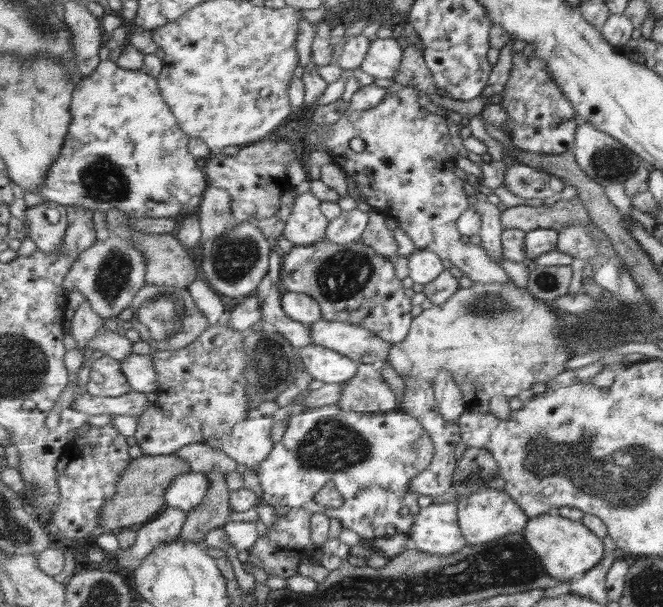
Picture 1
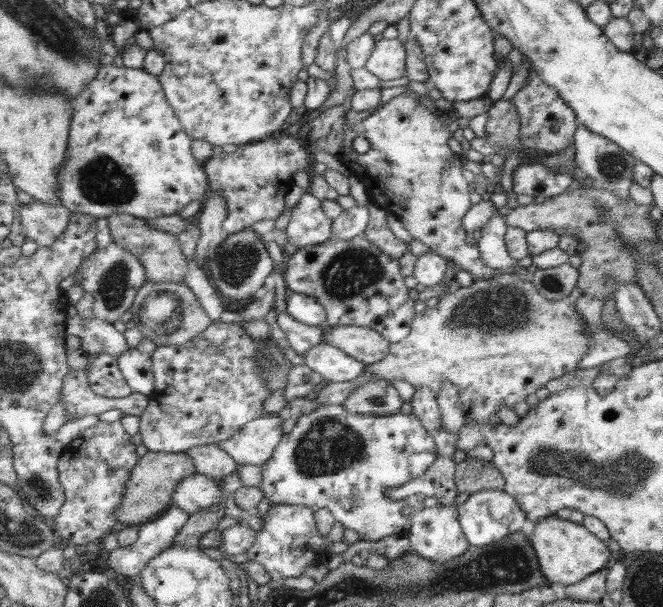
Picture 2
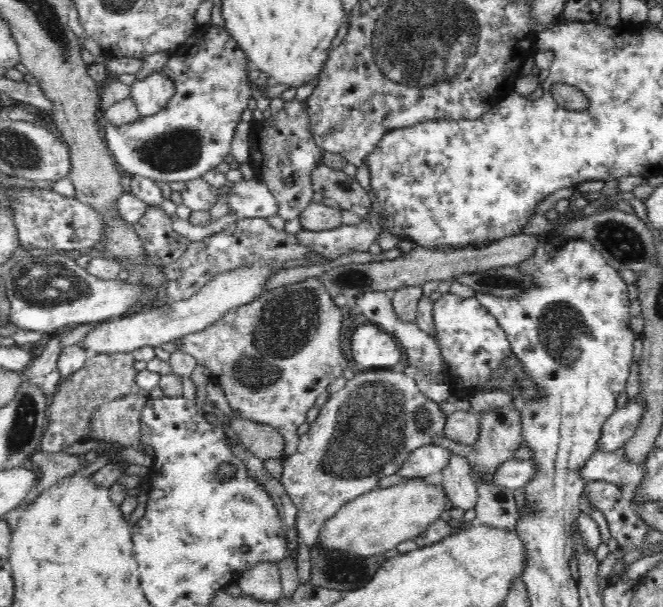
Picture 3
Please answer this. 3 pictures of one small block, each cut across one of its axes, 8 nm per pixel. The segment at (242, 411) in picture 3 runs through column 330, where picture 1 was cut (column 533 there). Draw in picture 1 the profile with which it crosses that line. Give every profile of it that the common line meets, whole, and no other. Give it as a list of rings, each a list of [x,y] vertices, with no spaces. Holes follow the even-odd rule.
[[[513,282],[509,284],[473,284],[471,288],[459,288],[443,306],[433,306],[429,310],[423,310],[421,316],[413,320],[411,334],[407,340],[393,344],[393,350],[389,354],[391,368],[405,378],[417,378],[431,382],[435,386],[441,372],[451,372],[455,384],[463,390],[467,400],[467,410],[473,412],[485,412],[489,410],[489,400],[497,394],[505,396],[507,400],[517,396],[523,390],[531,390],[533,384],[547,384],[557,374],[565,372],[563,364],[569,360],[569,348],[563,338],[563,324],[557,320],[555,314],[559,310],[549,308],[543,304],[543,300],[535,298],[531,294],[531,288],[525,286],[525,290],[517,288]]]

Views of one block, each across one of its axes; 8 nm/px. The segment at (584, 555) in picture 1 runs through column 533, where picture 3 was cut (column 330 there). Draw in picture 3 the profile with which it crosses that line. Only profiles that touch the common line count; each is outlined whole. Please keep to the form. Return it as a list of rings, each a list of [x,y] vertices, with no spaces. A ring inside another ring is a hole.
[[[422,480],[384,490],[376,488],[364,496],[350,500],[350,504],[344,504],[332,518],[328,518],[318,534],[316,546],[322,550],[338,550],[362,558],[384,556],[398,544],[422,536],[426,528],[436,522],[444,504],[446,500],[436,494],[436,488],[424,484]]]

